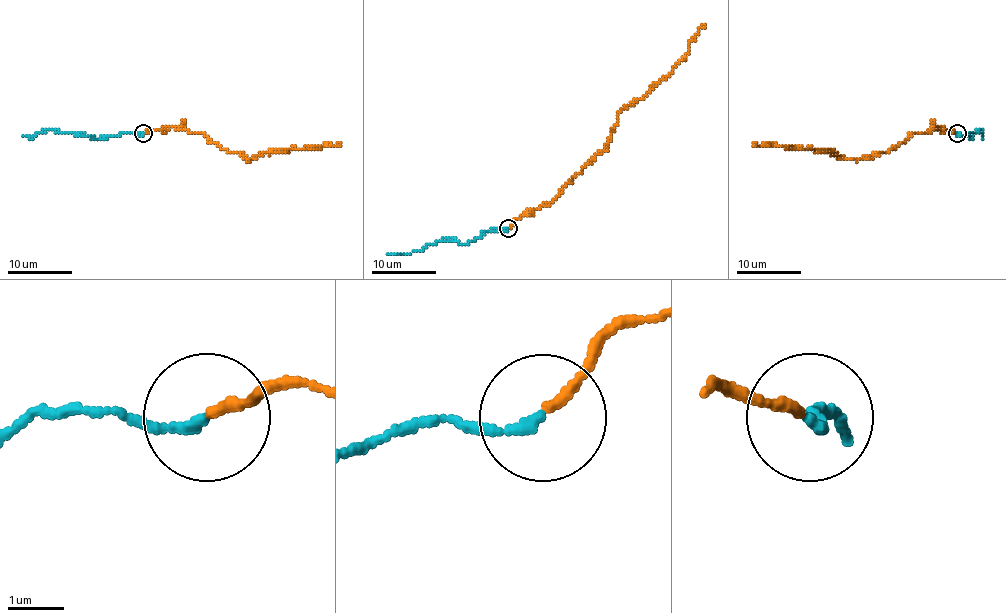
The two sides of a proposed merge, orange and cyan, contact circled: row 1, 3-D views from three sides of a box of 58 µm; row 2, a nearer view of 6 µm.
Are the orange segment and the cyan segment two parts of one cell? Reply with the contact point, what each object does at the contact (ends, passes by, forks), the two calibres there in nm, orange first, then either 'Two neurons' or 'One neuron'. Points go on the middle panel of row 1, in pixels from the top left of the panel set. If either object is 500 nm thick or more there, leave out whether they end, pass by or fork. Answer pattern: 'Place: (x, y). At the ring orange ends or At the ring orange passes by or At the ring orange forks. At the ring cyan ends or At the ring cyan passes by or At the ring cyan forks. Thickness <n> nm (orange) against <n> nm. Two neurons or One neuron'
Place: (508, 228). At the ring orange ends. At the ring cyan ends. Thickness 170 nm (orange) against 180 nm. One neuron

